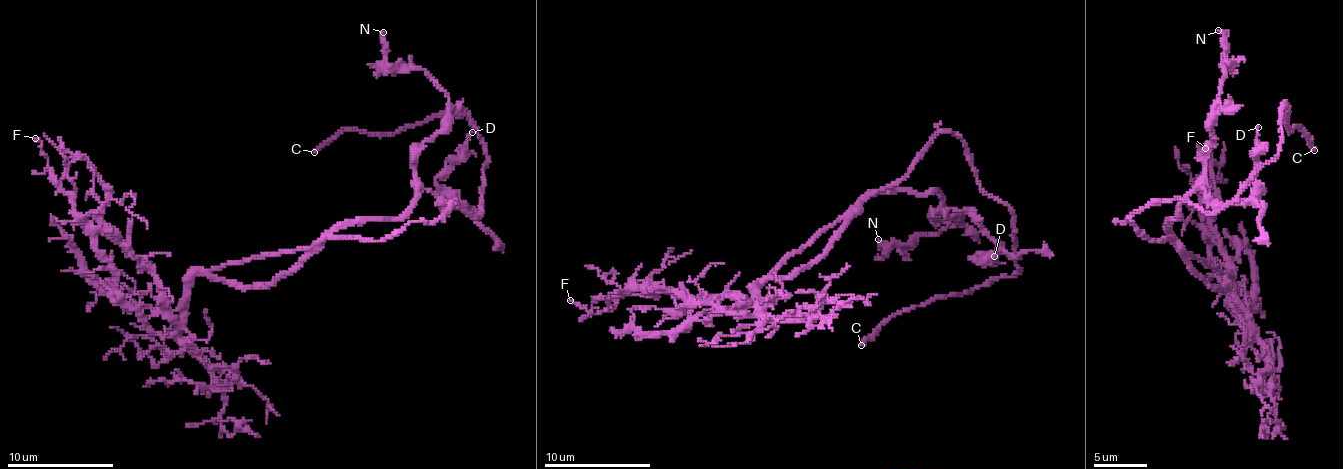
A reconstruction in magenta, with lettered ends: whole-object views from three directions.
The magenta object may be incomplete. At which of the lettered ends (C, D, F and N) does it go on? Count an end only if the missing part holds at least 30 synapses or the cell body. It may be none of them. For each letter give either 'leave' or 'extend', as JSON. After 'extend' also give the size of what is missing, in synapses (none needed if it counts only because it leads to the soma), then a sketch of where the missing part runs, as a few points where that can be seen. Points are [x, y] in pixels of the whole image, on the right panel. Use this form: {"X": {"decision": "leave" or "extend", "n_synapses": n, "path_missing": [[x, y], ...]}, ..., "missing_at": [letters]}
{"C": {"decision": "extend"}, "D": {"decision": "leave"}, "F": {"decision": "leave"}, "N": {"decision": "leave"}, "missing_at": ["C"]}

